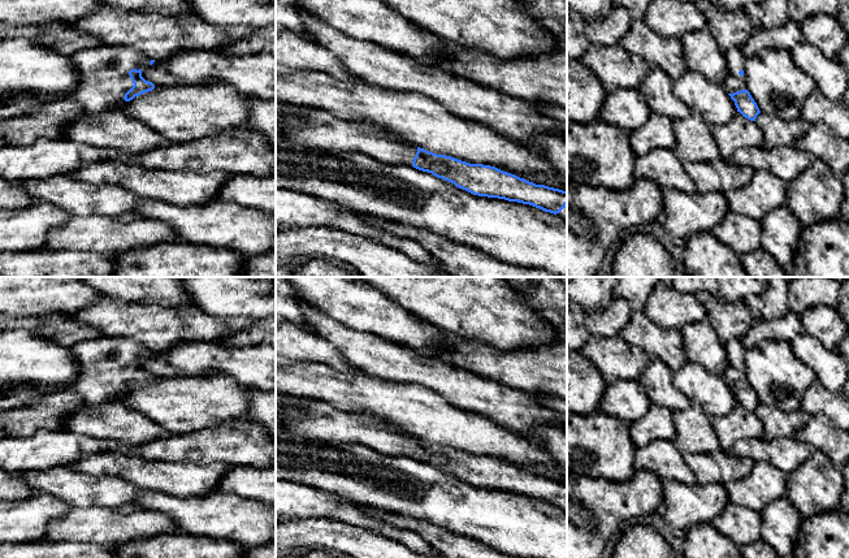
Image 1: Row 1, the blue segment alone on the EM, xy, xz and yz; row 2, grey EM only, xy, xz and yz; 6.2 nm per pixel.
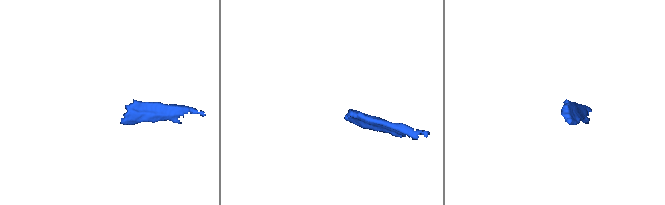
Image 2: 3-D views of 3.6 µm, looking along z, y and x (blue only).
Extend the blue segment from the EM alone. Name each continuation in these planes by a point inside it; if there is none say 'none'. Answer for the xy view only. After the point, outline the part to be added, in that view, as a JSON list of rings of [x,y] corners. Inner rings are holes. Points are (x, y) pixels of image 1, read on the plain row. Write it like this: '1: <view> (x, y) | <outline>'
1: xy (104, 362) | [[[100,337],[86,339],[72,346],[72,351],[81,364],[81,376],[66,390],[79,394],[86,405],[121,401],[126,394],[124,388],[134,377],[129,363],[150,356],[151,350],[139,342],[127,338]]]

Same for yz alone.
1: yz (733, 373) | [[[733,338],[728,341],[724,346],[727,351],[728,365],[722,377],[728,385],[746,381],[744,368],[738,365],[740,362],[744,362],[744,354],[746,351],[741,339]]]

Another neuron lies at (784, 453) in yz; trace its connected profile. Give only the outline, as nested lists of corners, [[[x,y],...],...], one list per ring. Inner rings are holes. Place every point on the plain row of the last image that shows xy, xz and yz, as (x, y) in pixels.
[[[796,437],[738,440],[731,449],[737,457],[749,458],[754,463],[770,463],[784,473],[800,467],[811,455],[811,450],[807,444]]]

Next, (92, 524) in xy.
[[[122,505],[116,509],[104,506],[72,507],[65,518],[52,520],[47,527],[46,540],[74,541],[114,546],[130,540],[153,537],[156,535],[177,533],[170,519],[164,514],[140,509],[134,505]]]

